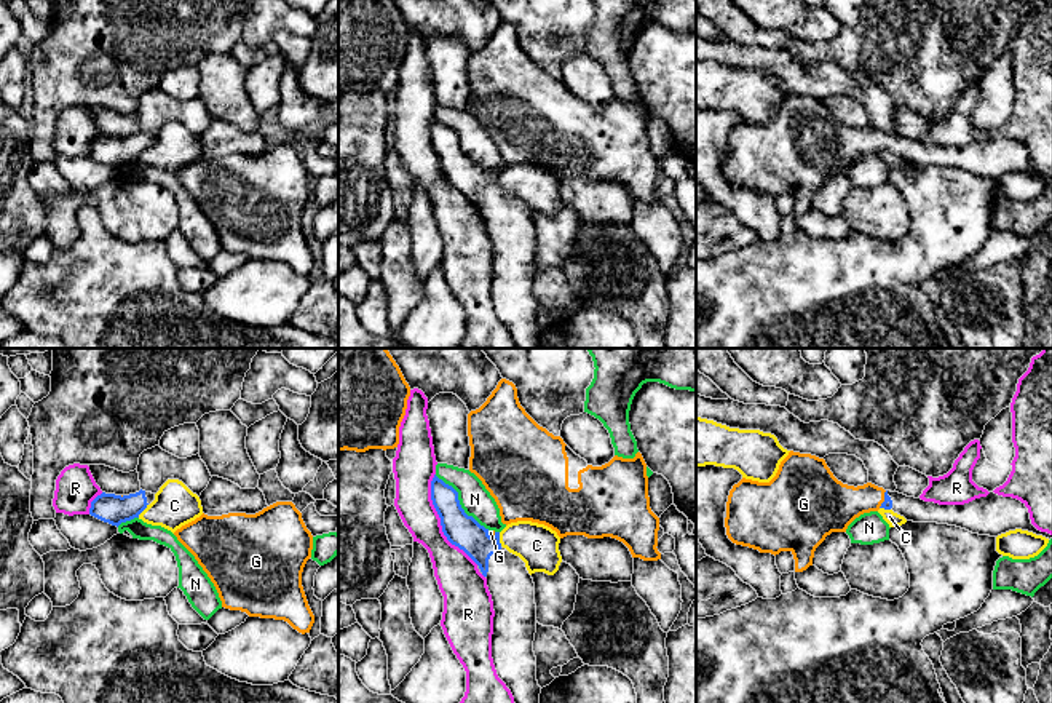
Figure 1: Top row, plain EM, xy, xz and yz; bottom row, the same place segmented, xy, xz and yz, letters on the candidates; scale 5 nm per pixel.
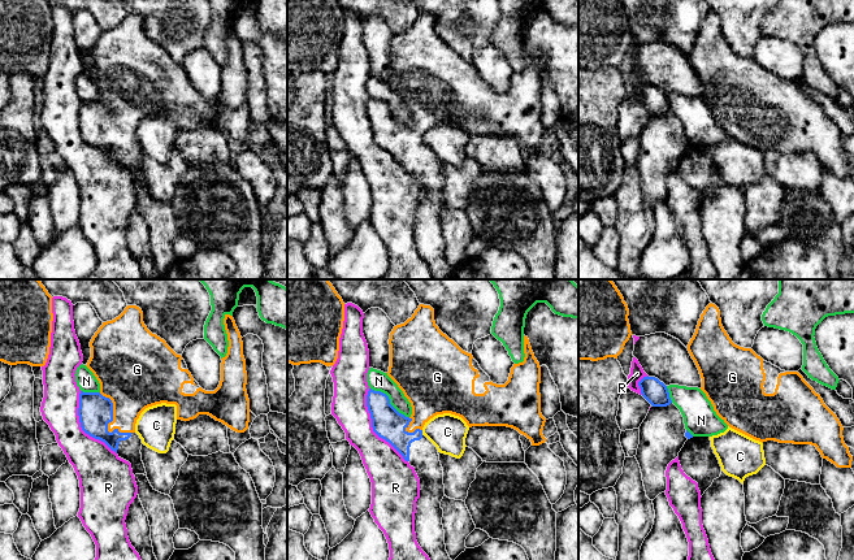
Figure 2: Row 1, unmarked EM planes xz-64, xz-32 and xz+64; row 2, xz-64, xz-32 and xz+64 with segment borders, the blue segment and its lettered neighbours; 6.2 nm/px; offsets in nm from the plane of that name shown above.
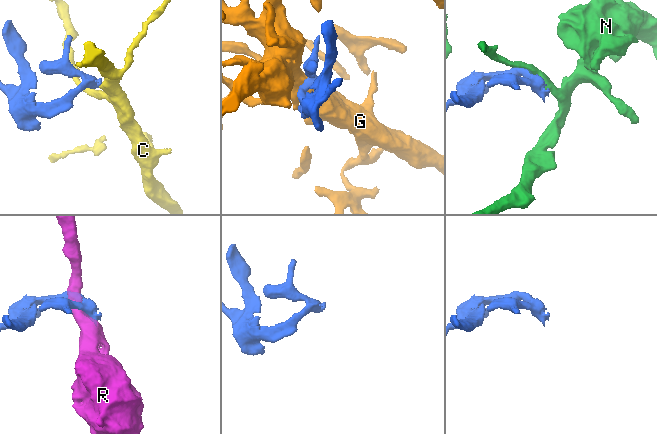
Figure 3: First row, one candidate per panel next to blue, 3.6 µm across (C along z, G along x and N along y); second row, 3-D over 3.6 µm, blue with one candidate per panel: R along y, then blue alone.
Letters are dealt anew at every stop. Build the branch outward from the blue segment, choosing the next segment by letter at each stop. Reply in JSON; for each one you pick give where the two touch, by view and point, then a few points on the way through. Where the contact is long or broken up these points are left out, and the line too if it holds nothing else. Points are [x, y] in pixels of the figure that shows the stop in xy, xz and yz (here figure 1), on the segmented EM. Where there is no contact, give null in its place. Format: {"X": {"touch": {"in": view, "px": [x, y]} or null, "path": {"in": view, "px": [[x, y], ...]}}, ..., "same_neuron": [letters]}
{"G": {"touch": {"in": "yz", "px": [885, 499]}, "path": {"in": "yz", "px": [[888, 504], [885, 499], [861, 499], [837, 505]]}}, "same_neuron": ["G"]}

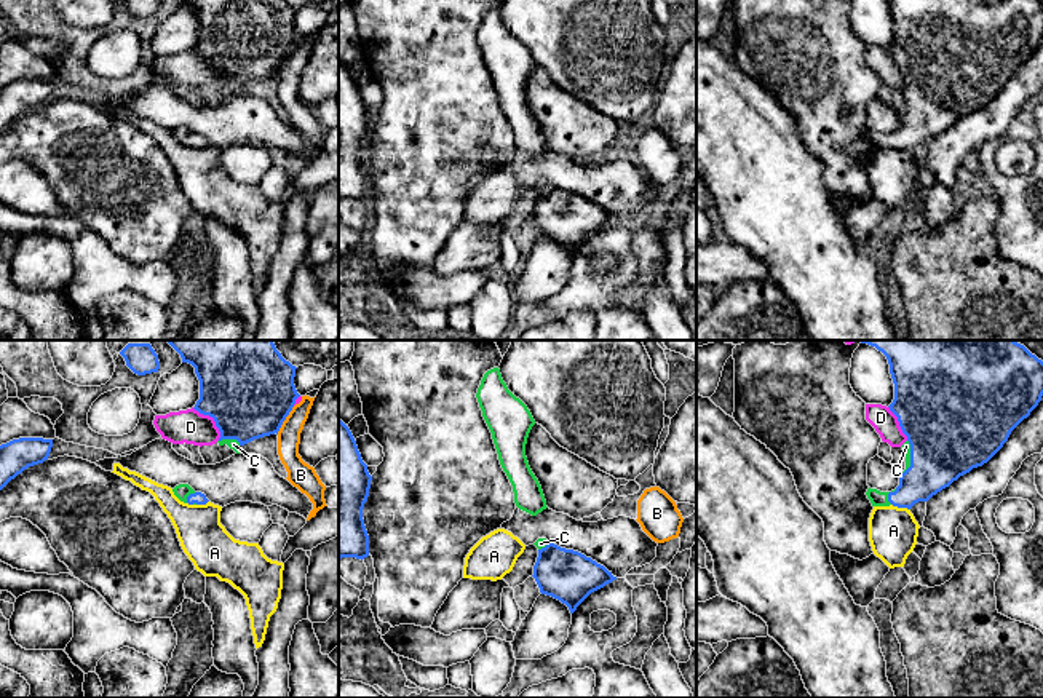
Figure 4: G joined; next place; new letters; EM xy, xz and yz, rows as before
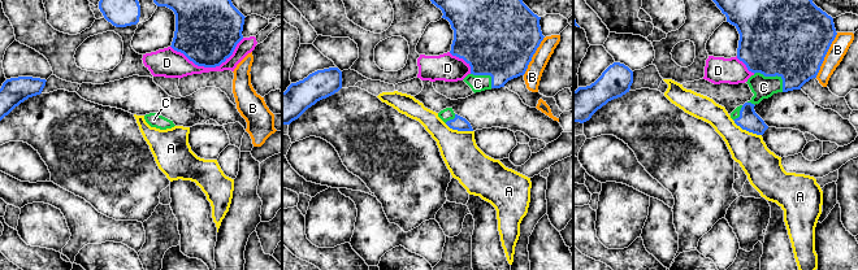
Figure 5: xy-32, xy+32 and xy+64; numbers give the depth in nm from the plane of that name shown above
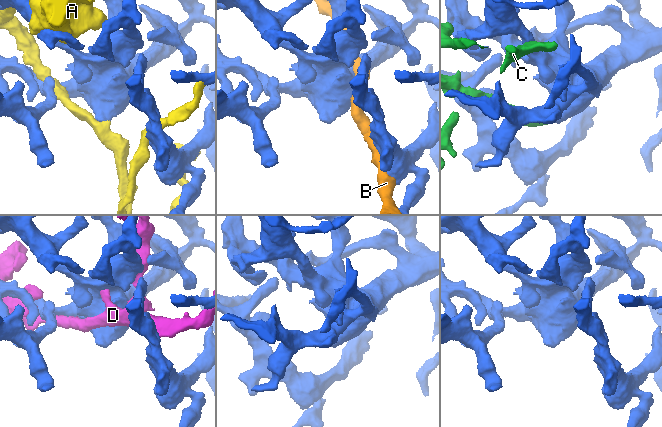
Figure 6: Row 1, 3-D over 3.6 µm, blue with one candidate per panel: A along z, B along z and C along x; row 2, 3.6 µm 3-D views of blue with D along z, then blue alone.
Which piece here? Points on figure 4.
{"C": {"touch": {"in": "yz", "px": [911, 457]}, "path": {"in": "yz", "px": [[951, 428], [922, 457], [911, 457], [906, 446]]}}, "same_neuron": ["C"]}

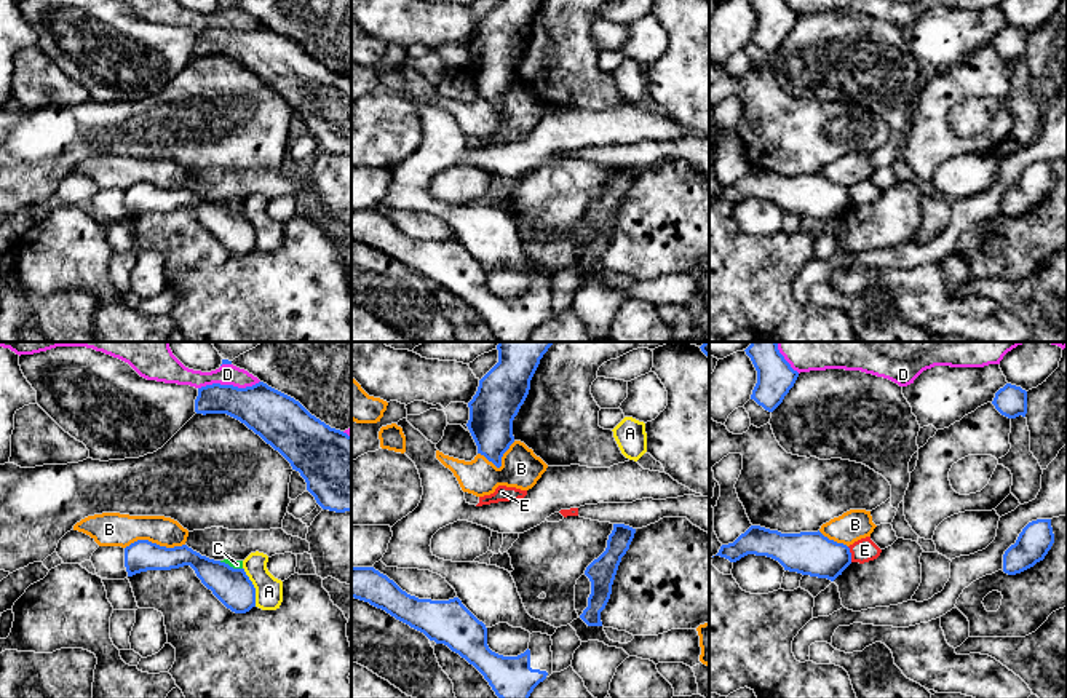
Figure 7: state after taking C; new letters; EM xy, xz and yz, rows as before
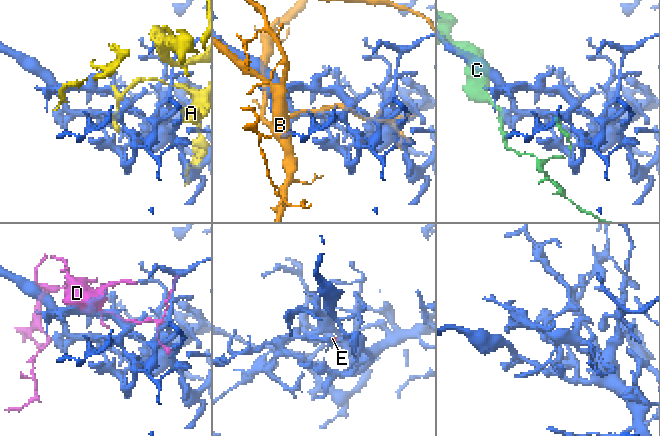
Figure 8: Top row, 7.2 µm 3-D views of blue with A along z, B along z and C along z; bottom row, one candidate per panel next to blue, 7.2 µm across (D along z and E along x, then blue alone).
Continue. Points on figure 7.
{"same_neuron": []}

